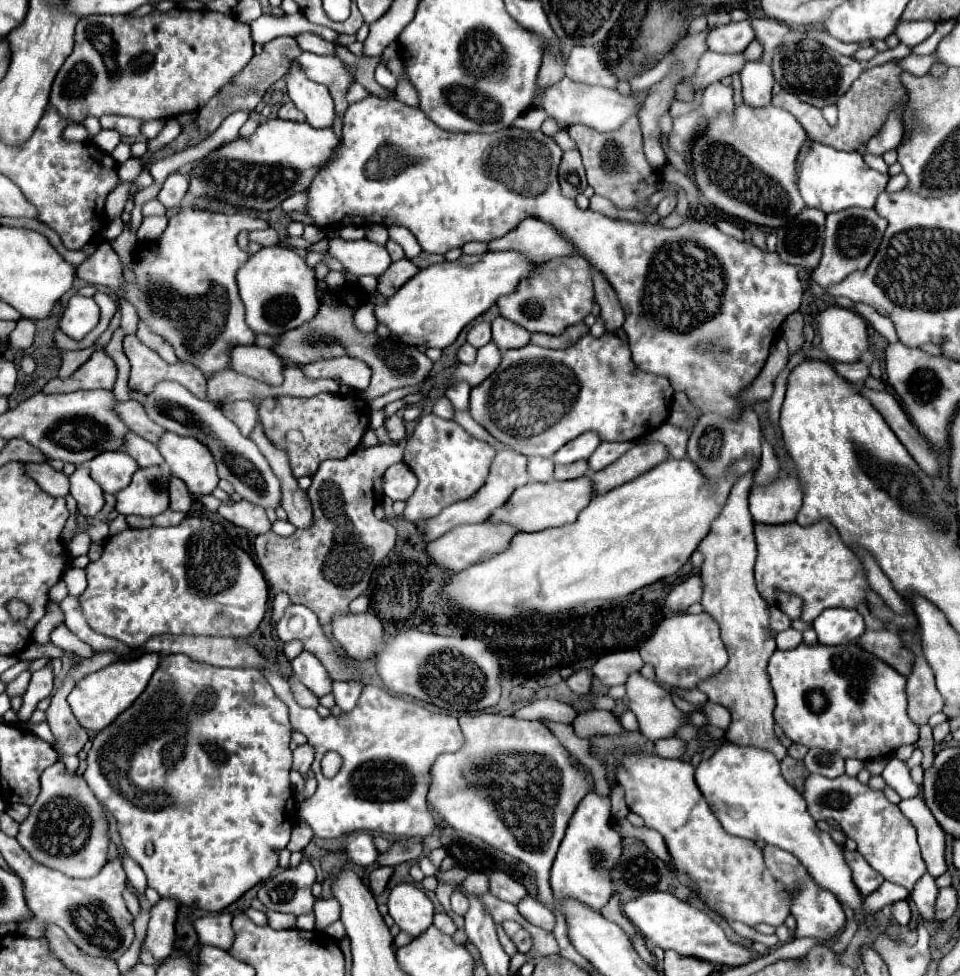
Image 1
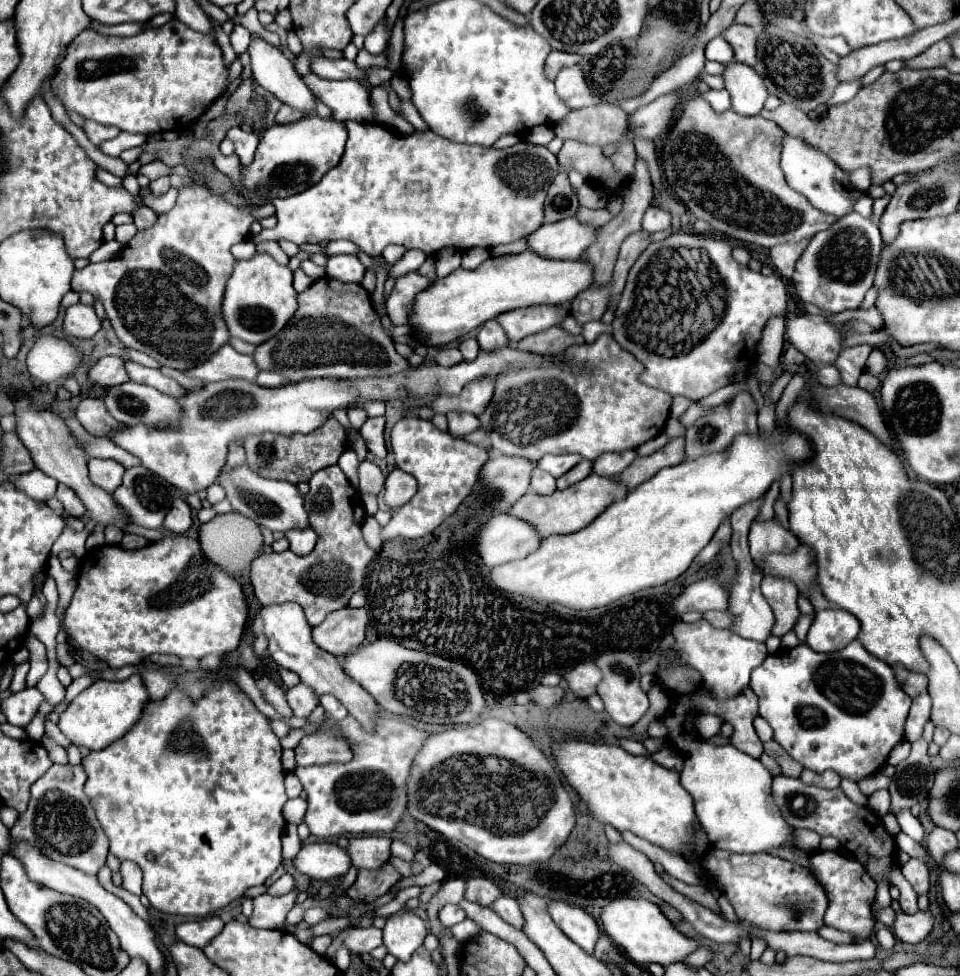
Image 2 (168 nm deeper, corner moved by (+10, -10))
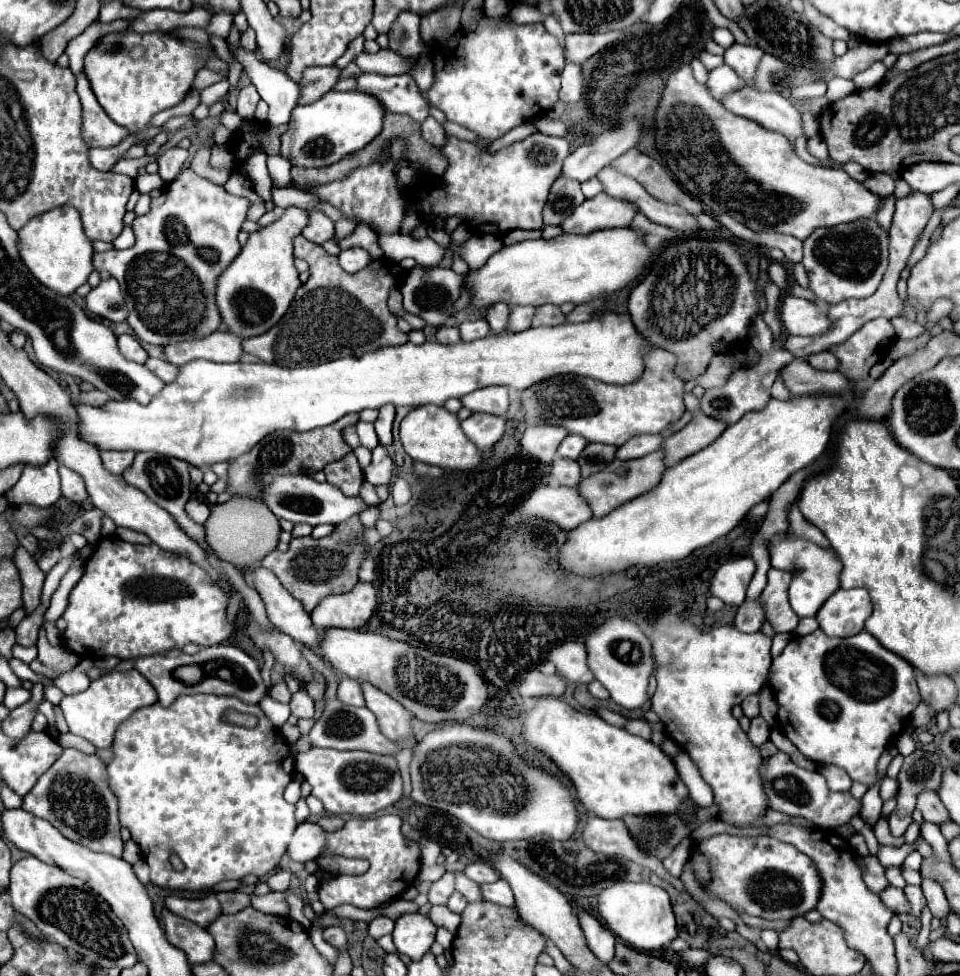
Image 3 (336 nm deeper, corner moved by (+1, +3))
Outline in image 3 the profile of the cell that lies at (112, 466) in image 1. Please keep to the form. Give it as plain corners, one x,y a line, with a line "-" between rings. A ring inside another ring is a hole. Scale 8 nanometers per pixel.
100,450
100,458
104,468
112,474
122,474
134,460
132,450

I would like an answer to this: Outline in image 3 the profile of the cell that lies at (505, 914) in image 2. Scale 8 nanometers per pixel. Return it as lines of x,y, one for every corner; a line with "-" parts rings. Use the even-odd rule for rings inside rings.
498,880
494,884
484,884
482,894
484,894
486,902
498,904
498,906
508,906
508,908
516,906
514,904
514,894
512,894
508,882
504,882
504,880

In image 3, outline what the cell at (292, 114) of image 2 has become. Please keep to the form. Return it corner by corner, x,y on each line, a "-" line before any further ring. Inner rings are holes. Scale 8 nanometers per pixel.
310,66
304,70
300,80
300,98
298,104
306,106
322,98
326,92
332,90
332,86
338,80
338,68
336,66

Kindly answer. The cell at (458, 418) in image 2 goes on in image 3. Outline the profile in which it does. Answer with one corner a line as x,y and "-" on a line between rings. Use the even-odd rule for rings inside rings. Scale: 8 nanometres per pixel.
474,412
462,422
462,430
480,450
488,450
502,438
504,424
506,420
502,416

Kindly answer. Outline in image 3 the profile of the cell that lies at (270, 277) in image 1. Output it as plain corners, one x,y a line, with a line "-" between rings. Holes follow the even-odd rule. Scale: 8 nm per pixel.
286,208
280,220
252,232
236,260
228,266
228,270
224,270
216,288
216,304
220,306
222,322
228,324
232,334
238,334
240,338
252,338
256,336
254,332
264,334
286,314
296,290
302,284
294,266
292,238
300,234
304,226
306,212
302,212
302,208

